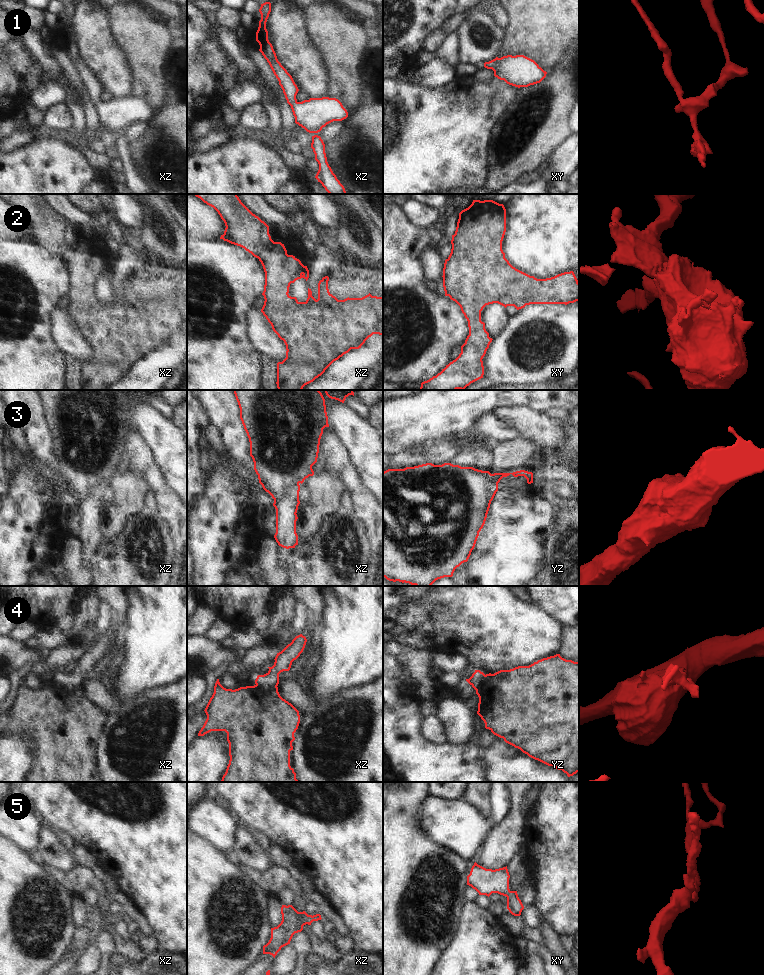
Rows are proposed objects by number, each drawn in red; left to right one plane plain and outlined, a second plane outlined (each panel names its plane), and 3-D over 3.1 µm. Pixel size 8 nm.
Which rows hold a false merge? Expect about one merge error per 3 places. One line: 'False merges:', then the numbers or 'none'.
False merges: 3, 4

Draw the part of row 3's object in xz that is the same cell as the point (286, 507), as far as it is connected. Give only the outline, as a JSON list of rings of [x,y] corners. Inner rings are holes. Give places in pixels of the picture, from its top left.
[[[300,486],[288,488],[283,497],[275,500],[273,506],[276,509],[276,533],[274,538],[279,546],[289,549],[298,545],[296,533],[297,510]]]

